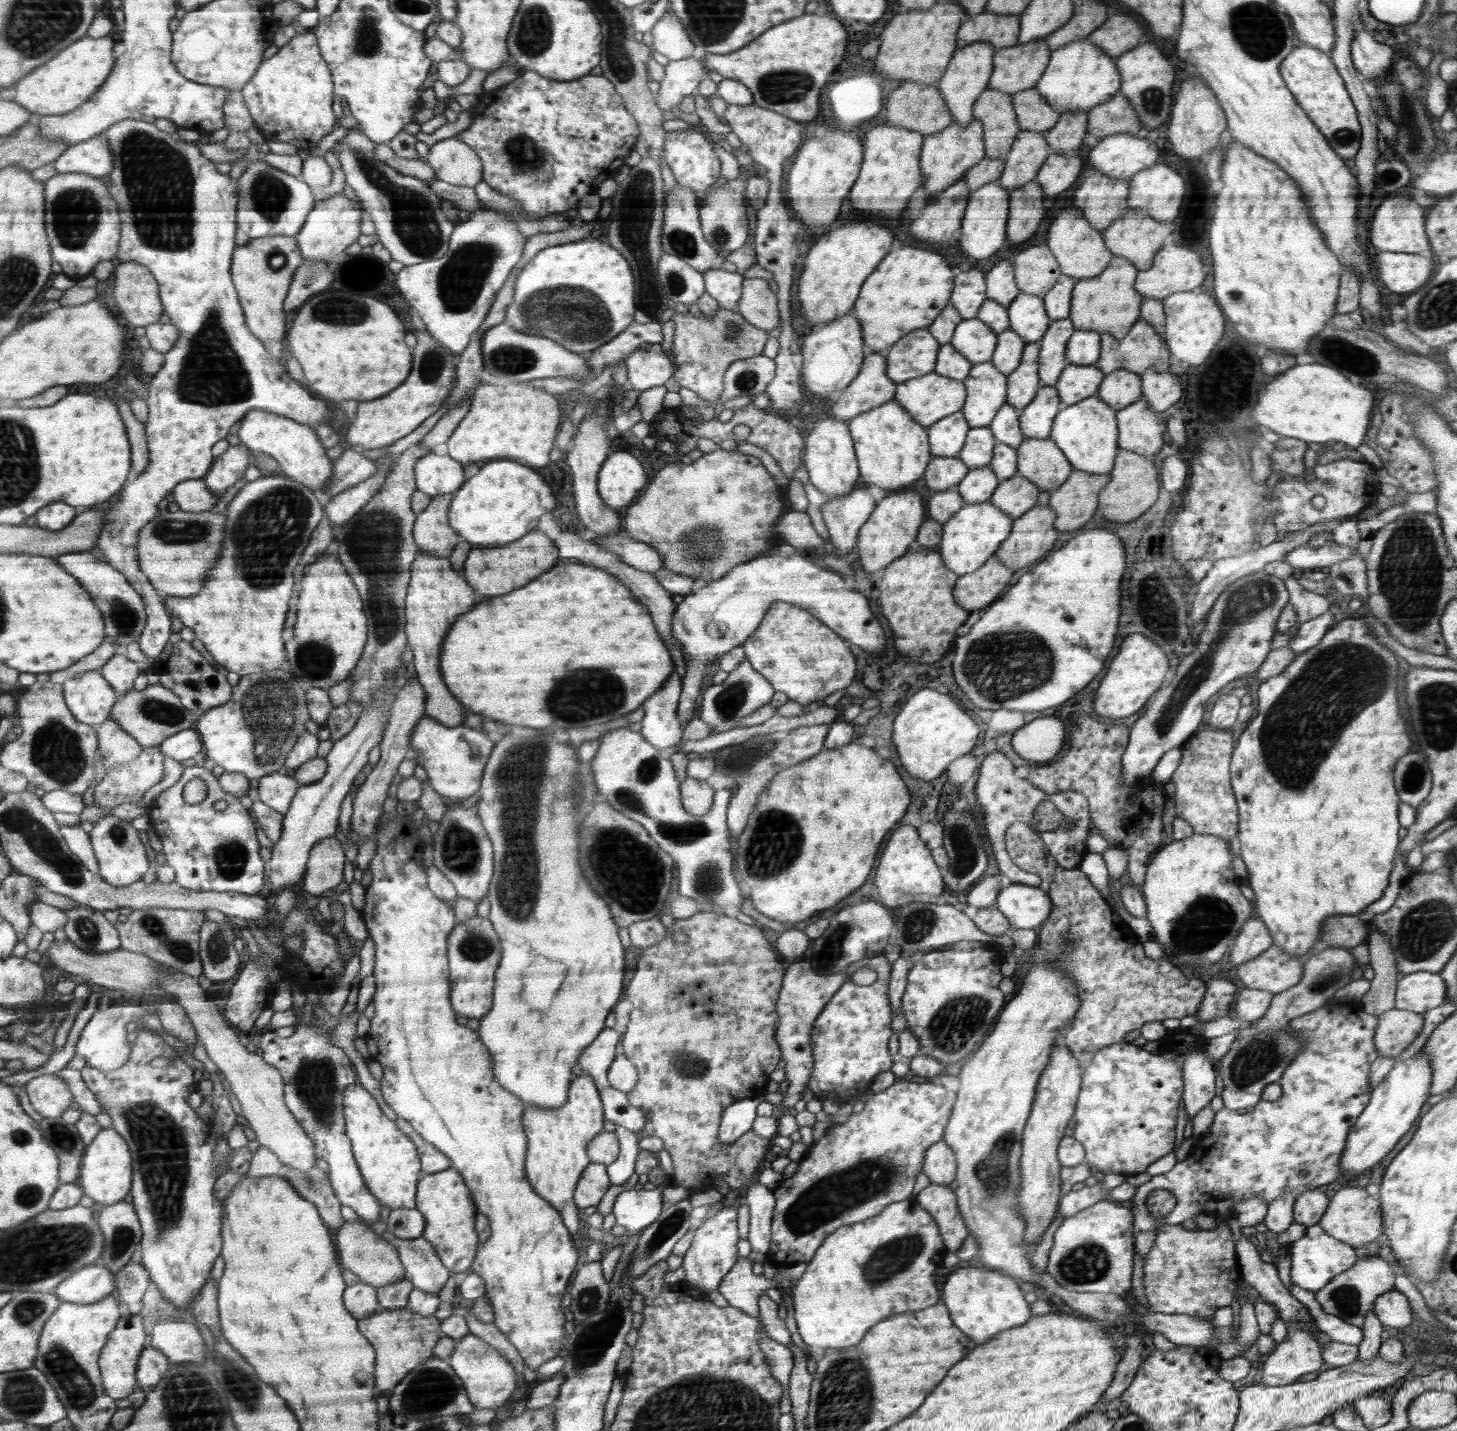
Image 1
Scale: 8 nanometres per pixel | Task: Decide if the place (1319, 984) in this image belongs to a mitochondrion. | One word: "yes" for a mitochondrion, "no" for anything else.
yes

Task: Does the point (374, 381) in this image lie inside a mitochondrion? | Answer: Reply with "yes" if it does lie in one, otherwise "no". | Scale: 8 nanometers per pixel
no

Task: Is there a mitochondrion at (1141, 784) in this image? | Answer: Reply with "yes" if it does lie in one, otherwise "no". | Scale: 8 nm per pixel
no

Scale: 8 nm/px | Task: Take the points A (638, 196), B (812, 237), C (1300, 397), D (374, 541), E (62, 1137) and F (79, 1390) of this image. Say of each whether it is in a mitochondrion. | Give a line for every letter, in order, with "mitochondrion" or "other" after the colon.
A: mitochondrion
B: other
C: other
D: mitochondrion
E: mitochondrion
F: mitochondrion

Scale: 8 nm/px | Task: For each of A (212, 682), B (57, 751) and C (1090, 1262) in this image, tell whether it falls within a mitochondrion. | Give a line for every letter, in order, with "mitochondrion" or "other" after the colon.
A: other
B: mitochondrion
C: mitochondrion

